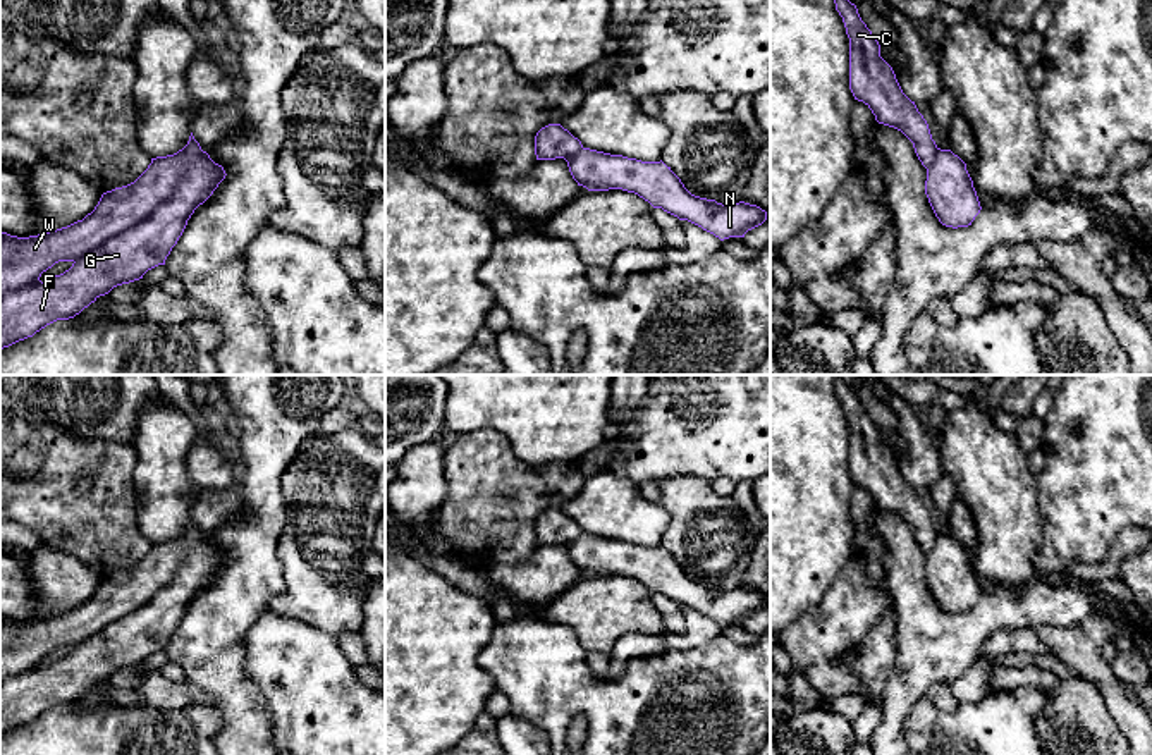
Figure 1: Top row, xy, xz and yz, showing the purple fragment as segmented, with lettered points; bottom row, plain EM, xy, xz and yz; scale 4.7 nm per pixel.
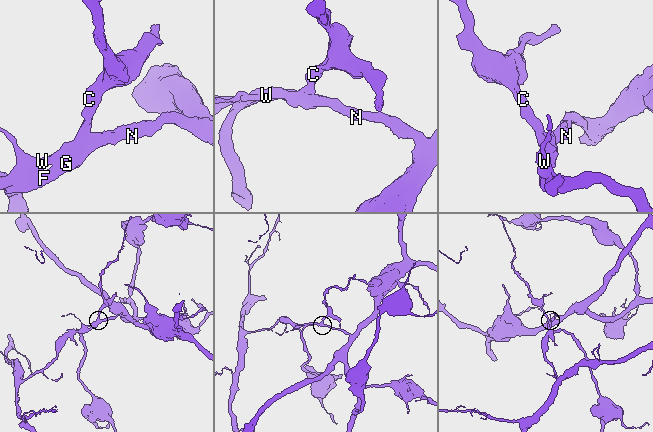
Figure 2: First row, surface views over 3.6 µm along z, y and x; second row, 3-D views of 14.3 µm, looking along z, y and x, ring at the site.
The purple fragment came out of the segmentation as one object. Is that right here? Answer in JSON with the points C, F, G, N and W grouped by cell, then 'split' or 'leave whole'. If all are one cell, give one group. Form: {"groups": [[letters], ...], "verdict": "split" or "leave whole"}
{"groups": [["C", "F", "G", "N", "W"]], "verdict": "leave whole"}

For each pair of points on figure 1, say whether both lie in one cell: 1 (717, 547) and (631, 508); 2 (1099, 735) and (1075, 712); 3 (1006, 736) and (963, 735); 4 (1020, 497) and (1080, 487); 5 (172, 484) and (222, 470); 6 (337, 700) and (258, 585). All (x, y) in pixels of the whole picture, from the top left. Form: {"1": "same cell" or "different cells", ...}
{"1": "different cells", "2": "same cell", "3": "same cell", "4": "different cells", "5": "different cells", "6": "different cells"}

